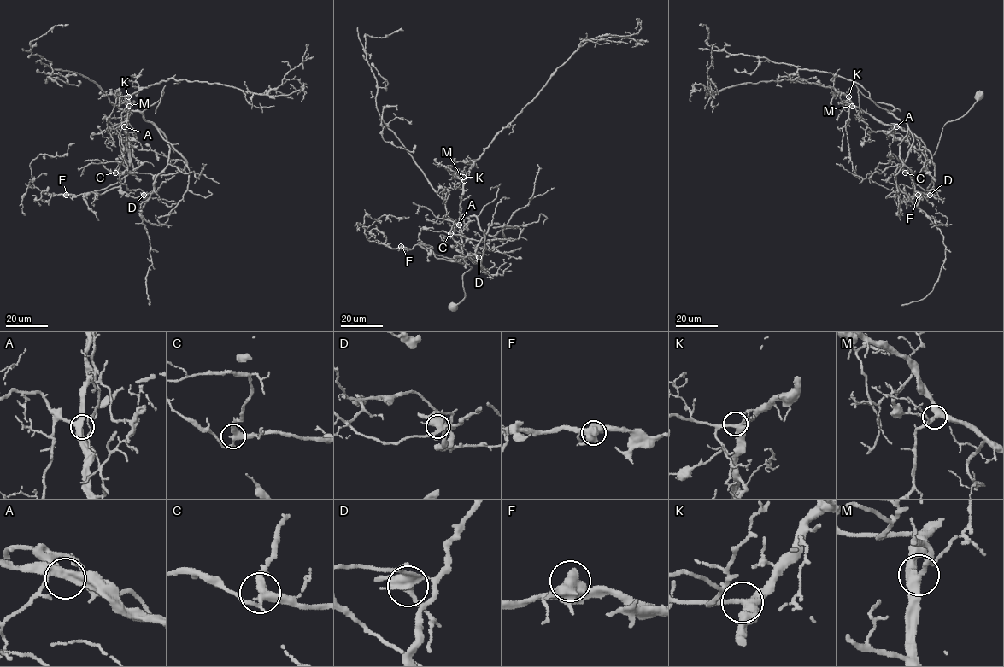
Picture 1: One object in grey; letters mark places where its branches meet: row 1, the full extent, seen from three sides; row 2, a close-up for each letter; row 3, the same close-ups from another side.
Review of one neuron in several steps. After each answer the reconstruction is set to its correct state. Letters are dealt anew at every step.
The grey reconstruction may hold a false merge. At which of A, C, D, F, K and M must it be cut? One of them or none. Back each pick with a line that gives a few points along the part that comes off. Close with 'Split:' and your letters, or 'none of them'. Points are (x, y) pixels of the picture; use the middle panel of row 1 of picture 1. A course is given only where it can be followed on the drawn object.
D: (478, 257), (489, 240), (520, 230), (489, 236), (474, 215), (455, 222), (376, 106), (365, 36), (403, 30)
Split: D

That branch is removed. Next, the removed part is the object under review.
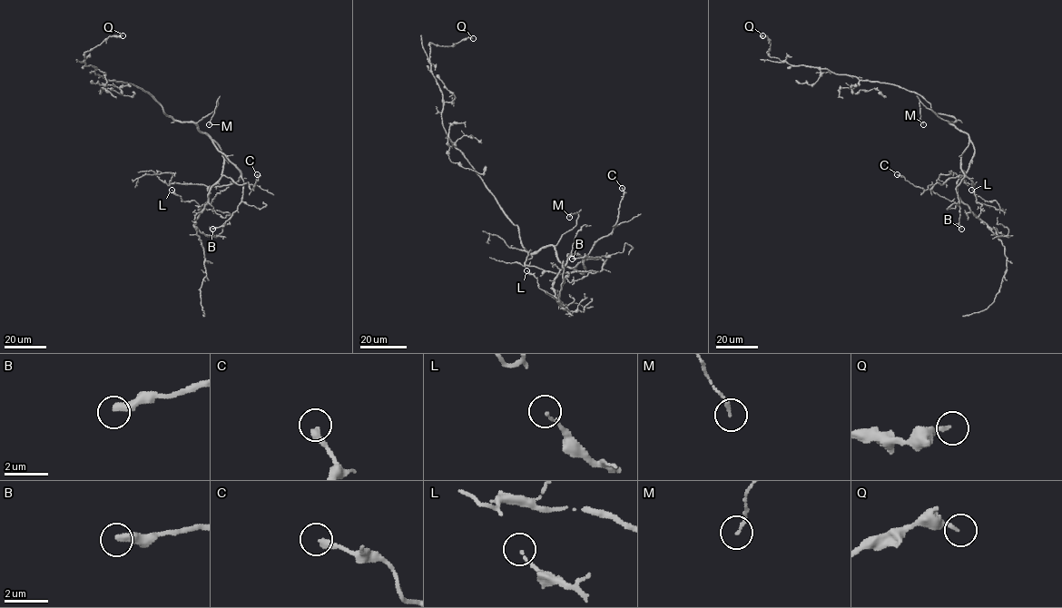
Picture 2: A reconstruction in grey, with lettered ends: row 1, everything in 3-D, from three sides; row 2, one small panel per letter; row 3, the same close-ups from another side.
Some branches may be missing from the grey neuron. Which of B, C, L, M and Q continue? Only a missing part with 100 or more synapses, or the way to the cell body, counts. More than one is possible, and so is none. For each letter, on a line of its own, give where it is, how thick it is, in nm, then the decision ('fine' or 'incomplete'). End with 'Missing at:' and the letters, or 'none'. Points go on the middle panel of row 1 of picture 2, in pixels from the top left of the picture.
B: (572, 259) | 340 nm | fine
C: (622, 188) | 340 nm | fine
L: (526, 270) | 100 nm | fine
M: (569, 217) | 140 nm | fine
Q: (473, 38) | 170 nm | fine
Missing at: none

